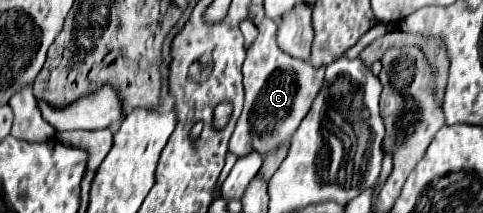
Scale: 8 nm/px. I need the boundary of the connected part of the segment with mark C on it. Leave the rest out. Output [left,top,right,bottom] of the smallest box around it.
[229,17,325,157]

